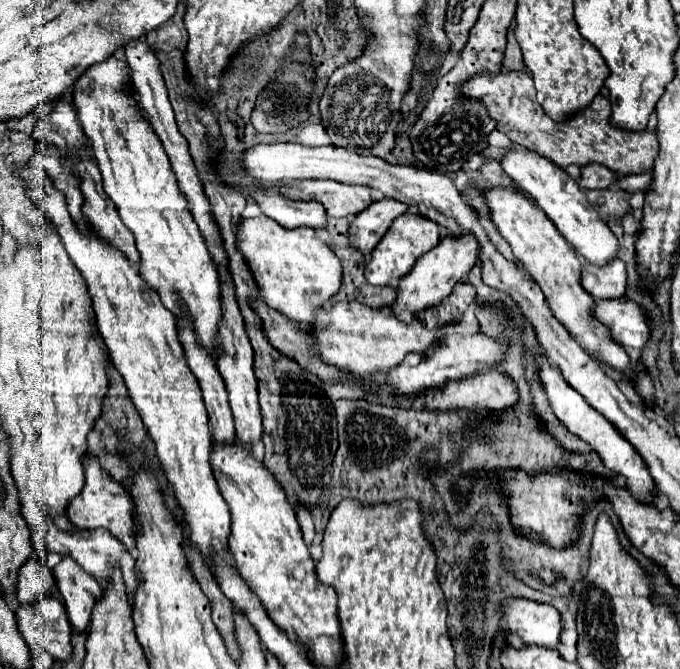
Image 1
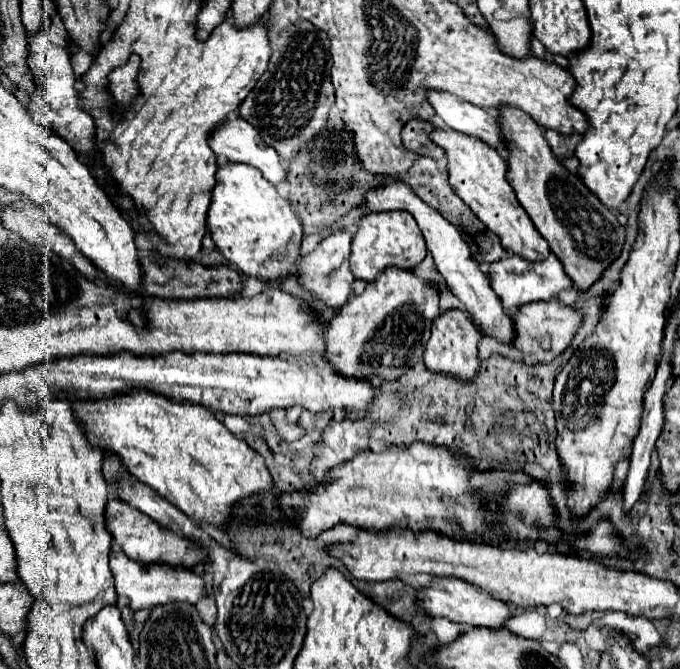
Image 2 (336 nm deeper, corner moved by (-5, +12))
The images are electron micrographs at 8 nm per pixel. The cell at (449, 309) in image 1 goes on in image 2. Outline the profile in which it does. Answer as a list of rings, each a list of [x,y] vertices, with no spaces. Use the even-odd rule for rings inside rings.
[[[453,308],[435,318],[433,328],[431,328],[431,338],[429,338],[425,354],[423,354],[423,362],[425,362],[427,370],[441,372],[449,378],[473,380],[475,374],[479,372],[479,360],[477,360],[479,340],[481,340],[479,330],[467,320],[467,316],[461,310]]]

